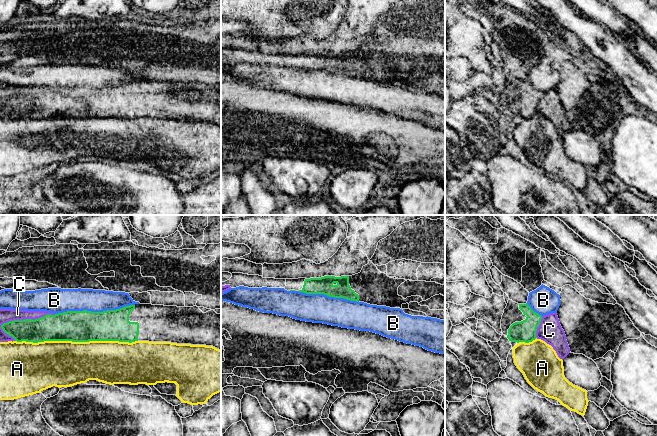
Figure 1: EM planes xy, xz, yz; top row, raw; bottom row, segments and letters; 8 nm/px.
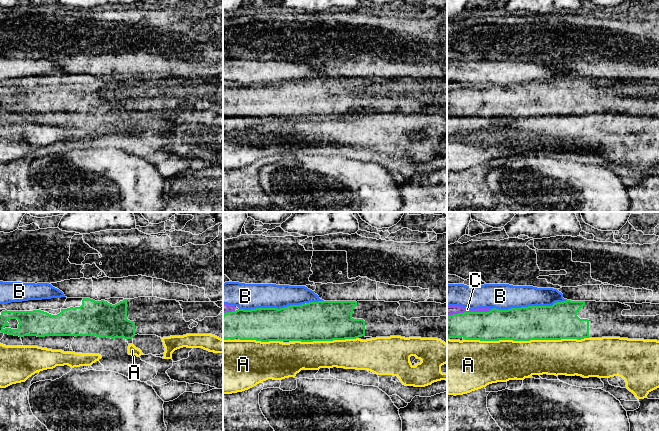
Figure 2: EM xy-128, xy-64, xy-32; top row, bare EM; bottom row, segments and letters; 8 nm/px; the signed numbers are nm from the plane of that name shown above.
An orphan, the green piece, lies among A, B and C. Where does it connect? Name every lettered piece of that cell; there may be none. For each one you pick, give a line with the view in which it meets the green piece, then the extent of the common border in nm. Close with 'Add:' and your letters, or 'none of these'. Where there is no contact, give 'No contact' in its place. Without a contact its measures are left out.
Add: none of these

